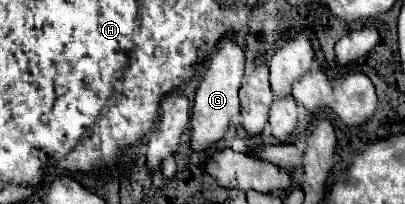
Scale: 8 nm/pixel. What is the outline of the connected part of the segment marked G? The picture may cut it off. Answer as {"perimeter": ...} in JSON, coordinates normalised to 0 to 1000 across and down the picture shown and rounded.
{"perimeter":[[[553,176],[538,216],[538,245],[523,255],[514,284],[499,402],[484,441],[479,520],[474,520],[474,735],[504,735],[514,706],[543,686],[568,608],[568,578],[593,549],[588,441],[602,363],[602,255],[598,235],[568,186]]]}

